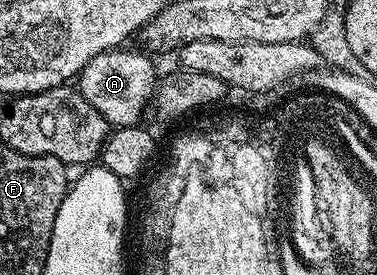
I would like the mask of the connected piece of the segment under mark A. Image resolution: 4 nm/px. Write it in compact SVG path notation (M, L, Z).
M129 47L109 49L106 53L95 55L84 67L75 81L81 97L103 115L110 126L133 125L144 105L154 91L155 76L149 61L141 53L132 53Z

